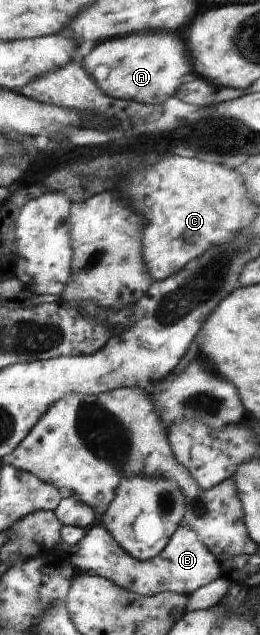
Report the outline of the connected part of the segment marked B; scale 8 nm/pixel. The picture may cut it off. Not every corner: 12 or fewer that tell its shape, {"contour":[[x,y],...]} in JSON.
{"contour":[[102,525],[66,555],[143,596],[189,595],[224,577],[190,526],[138,560]]}

